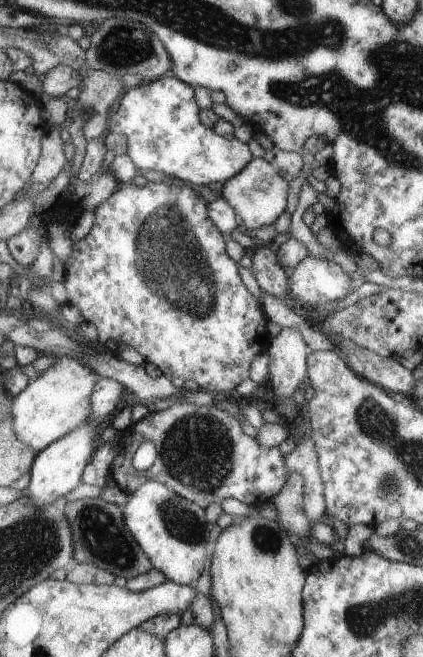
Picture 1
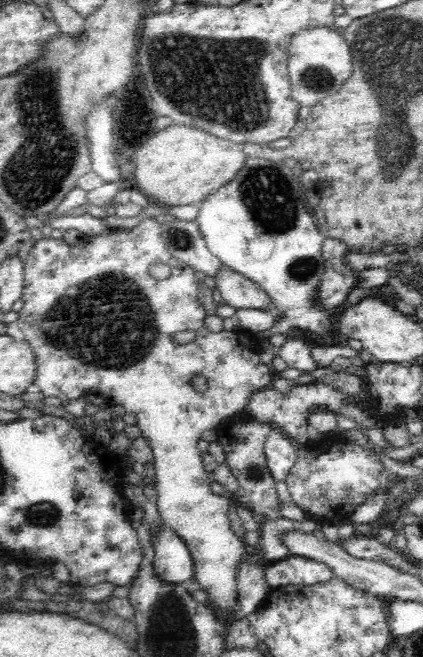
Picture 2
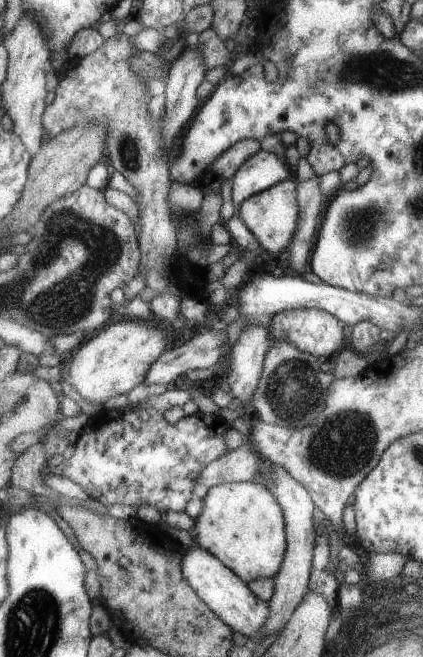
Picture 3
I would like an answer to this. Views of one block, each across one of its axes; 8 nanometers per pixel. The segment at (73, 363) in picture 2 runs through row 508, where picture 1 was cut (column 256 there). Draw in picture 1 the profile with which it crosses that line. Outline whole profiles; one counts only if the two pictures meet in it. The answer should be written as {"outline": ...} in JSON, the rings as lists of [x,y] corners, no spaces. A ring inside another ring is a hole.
{"outline":[[[253,158],[253,162],[249,162],[249,168],[243,168],[243,172],[233,176],[233,180],[225,182],[221,196],[237,212],[243,228],[261,230],[263,226],[275,224],[285,214],[289,198],[289,178],[283,178],[279,172],[281,170],[275,164],[263,158]]]}

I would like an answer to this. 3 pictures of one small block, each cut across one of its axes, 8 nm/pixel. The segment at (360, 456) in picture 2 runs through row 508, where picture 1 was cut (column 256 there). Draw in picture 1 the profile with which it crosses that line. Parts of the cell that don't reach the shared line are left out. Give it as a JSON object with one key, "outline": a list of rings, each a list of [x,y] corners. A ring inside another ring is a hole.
{"outline":[[[171,178],[169,182],[149,182],[147,186],[121,186],[121,192],[115,192],[93,214],[95,214],[95,224],[93,224],[91,232],[83,240],[75,242],[71,256],[65,260],[63,284],[65,284],[67,296],[69,296],[67,304],[75,306],[81,312],[81,316],[85,318],[85,322],[89,322],[97,328],[99,344],[113,340],[117,344],[131,346],[145,358],[147,364],[153,364],[155,368],[159,368],[163,372],[163,376],[169,376],[171,380],[183,378],[185,382],[193,380],[199,386],[199,390],[213,394],[213,396],[229,398],[231,390],[237,390],[237,386],[251,376],[251,362],[257,356],[269,352],[269,348],[273,346],[273,338],[269,336],[269,330],[267,330],[269,318],[265,316],[263,302],[257,302],[255,296],[243,284],[243,278],[239,274],[239,262],[235,262],[225,250],[227,236],[221,234],[221,230],[215,226],[213,218],[209,216],[209,200],[205,200],[193,186]]]}

